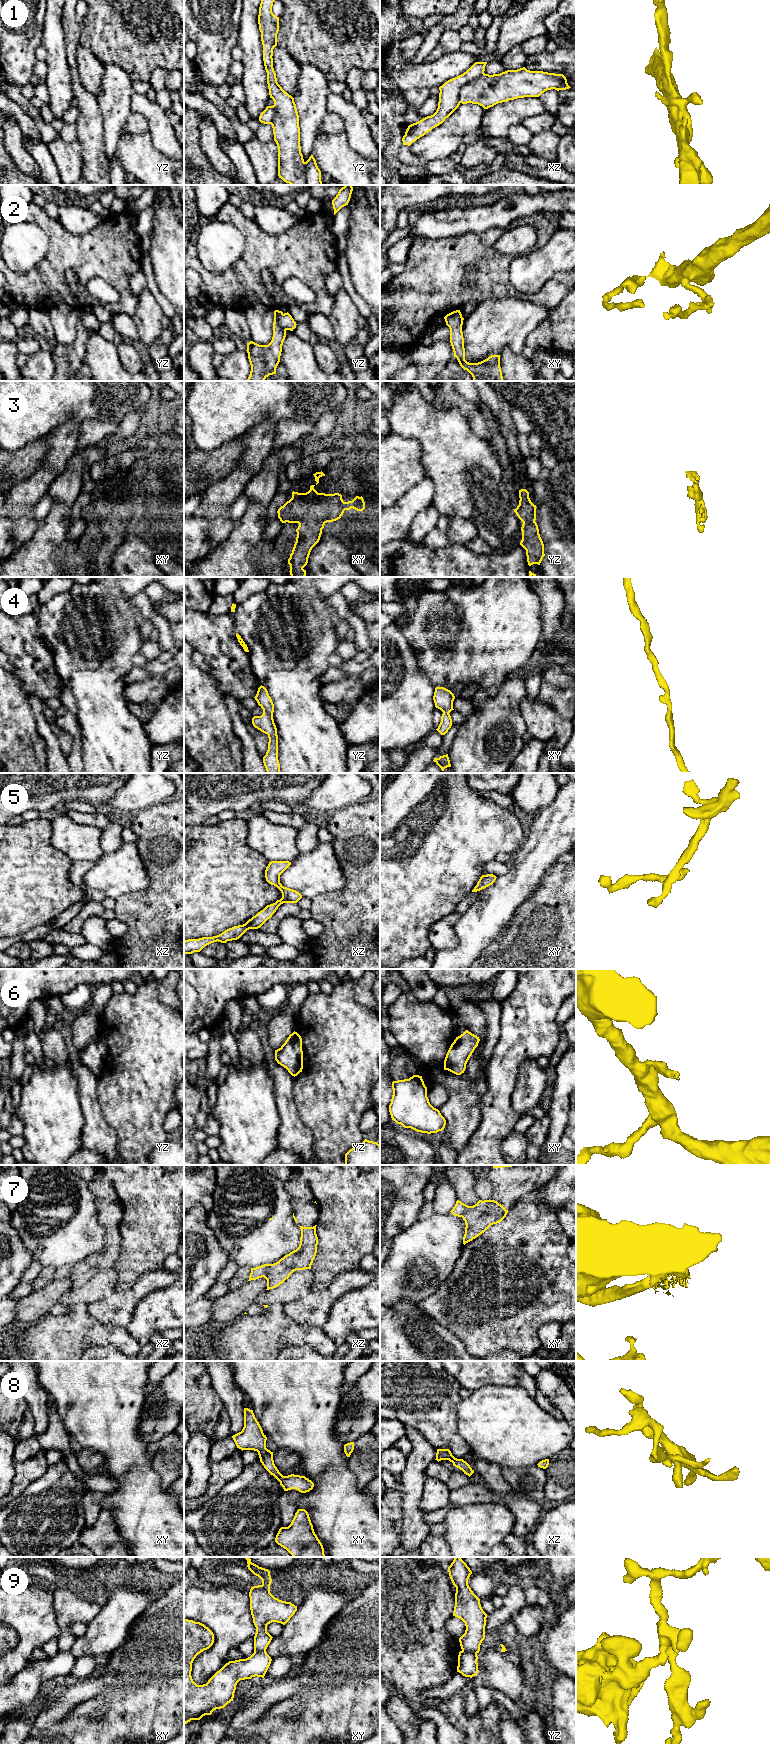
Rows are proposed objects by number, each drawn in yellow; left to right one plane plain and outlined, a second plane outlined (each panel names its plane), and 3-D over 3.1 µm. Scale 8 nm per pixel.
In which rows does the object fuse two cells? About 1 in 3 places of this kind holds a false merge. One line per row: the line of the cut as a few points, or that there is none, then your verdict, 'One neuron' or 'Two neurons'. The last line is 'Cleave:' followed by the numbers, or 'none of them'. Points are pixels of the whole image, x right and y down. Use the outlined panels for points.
1: No split. One neuron
2: No split. One neuron
3: No split. One neuron
4: No split. One neuron
5: No split. One neuron
6: No split. One neuron
7: Split along xy (475, 1204), (488, 1213), (492, 1218), (492, 1224). Two neurons
8: No split. One neuron
9: Split along yz (462, 1650), (476, 1653). Two neurons
Cleave: 7, 9

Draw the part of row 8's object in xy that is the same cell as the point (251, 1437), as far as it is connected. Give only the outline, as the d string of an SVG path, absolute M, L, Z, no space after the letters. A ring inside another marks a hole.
M244 1408L244 1427L241 1432L232 1436L237 1448L243 1450L254 1450L258 1452L260 1462L264 1468L273 1475L283 1487L284 1491L296 1489L301 1493L313 1489L314 1483L300 1475L283 1476L274 1464L273 1452L266 1448L267 1437L255 1418L253 1410Z

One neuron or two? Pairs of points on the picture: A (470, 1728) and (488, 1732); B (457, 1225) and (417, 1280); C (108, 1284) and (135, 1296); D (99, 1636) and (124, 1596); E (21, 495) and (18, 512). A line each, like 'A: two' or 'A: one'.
A: one
B: one
C: two
D: one
E: two

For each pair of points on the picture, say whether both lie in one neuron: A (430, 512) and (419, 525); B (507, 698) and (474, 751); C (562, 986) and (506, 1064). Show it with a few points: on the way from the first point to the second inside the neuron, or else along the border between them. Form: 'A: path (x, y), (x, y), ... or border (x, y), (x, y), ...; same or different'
A: path (429, 515), (422, 522); same
B: path (503, 711), (497, 722), (482, 738); same
C: path (543, 1005), (528, 1020), (528, 1031), (516, 1045); same

